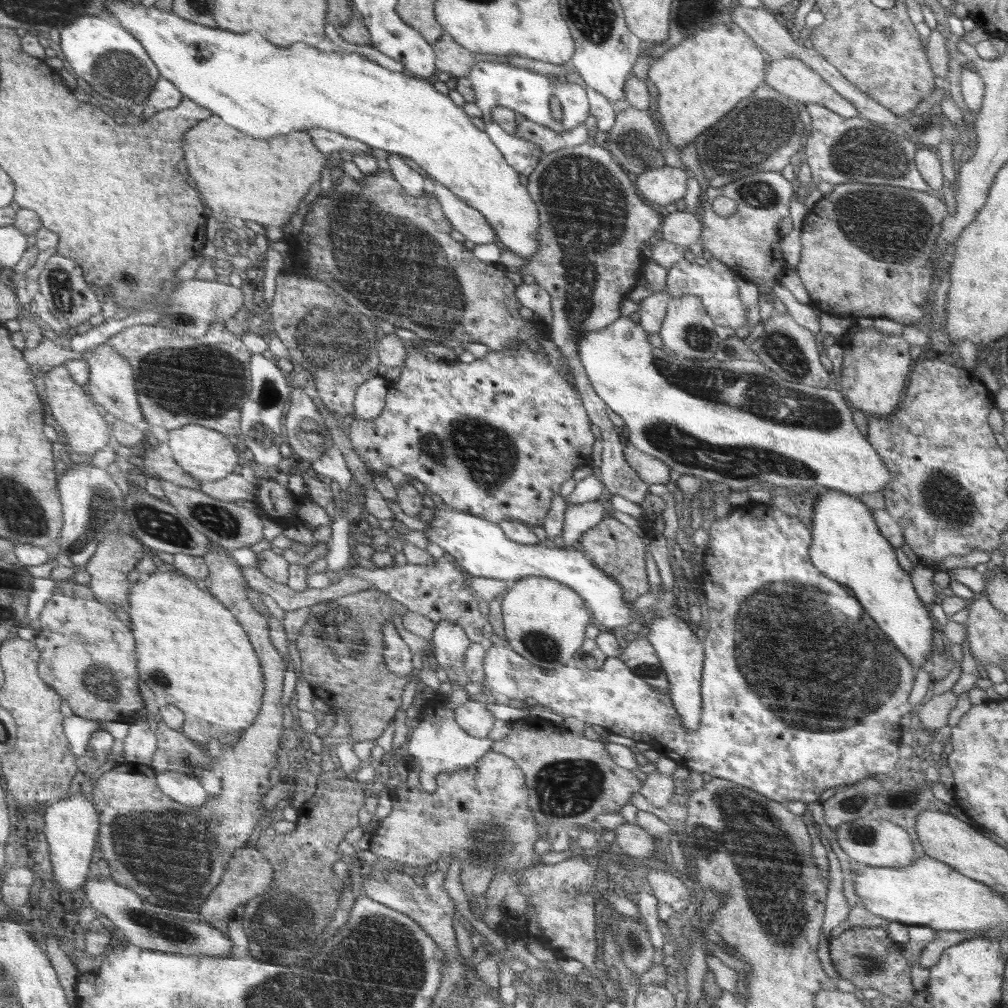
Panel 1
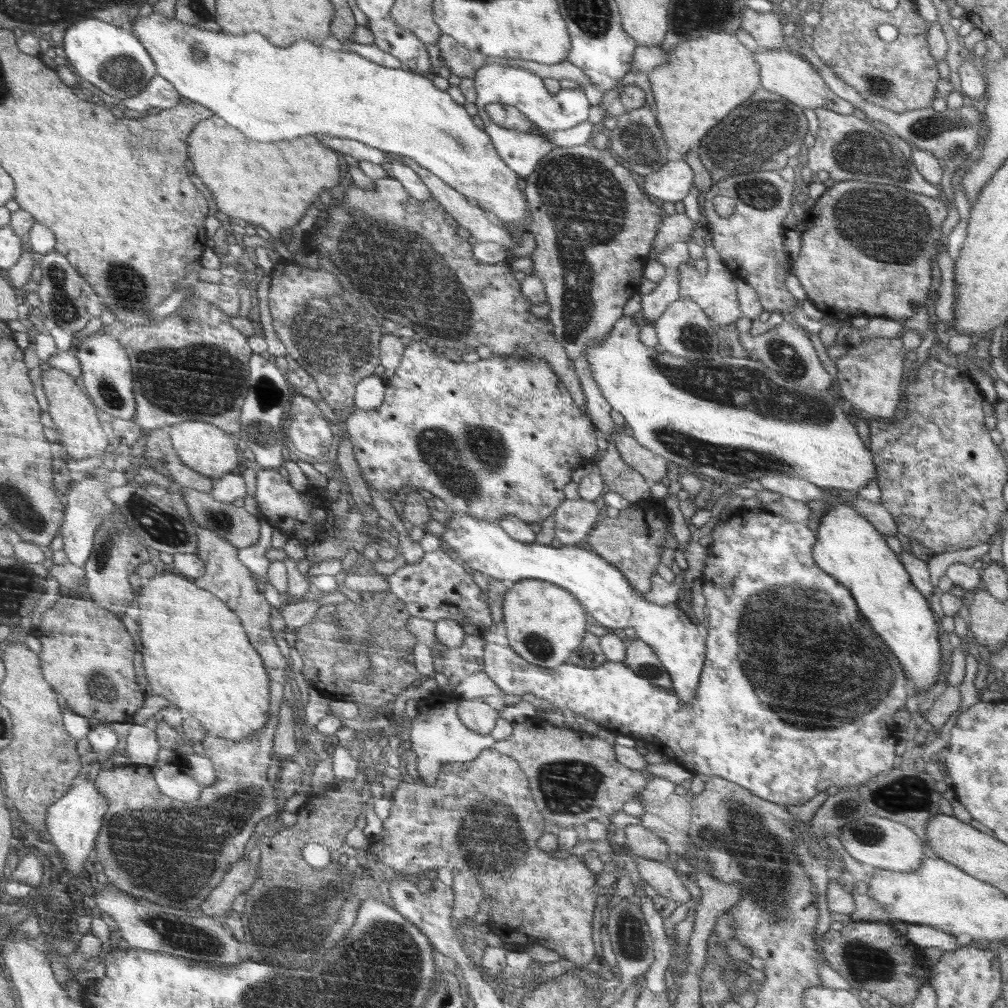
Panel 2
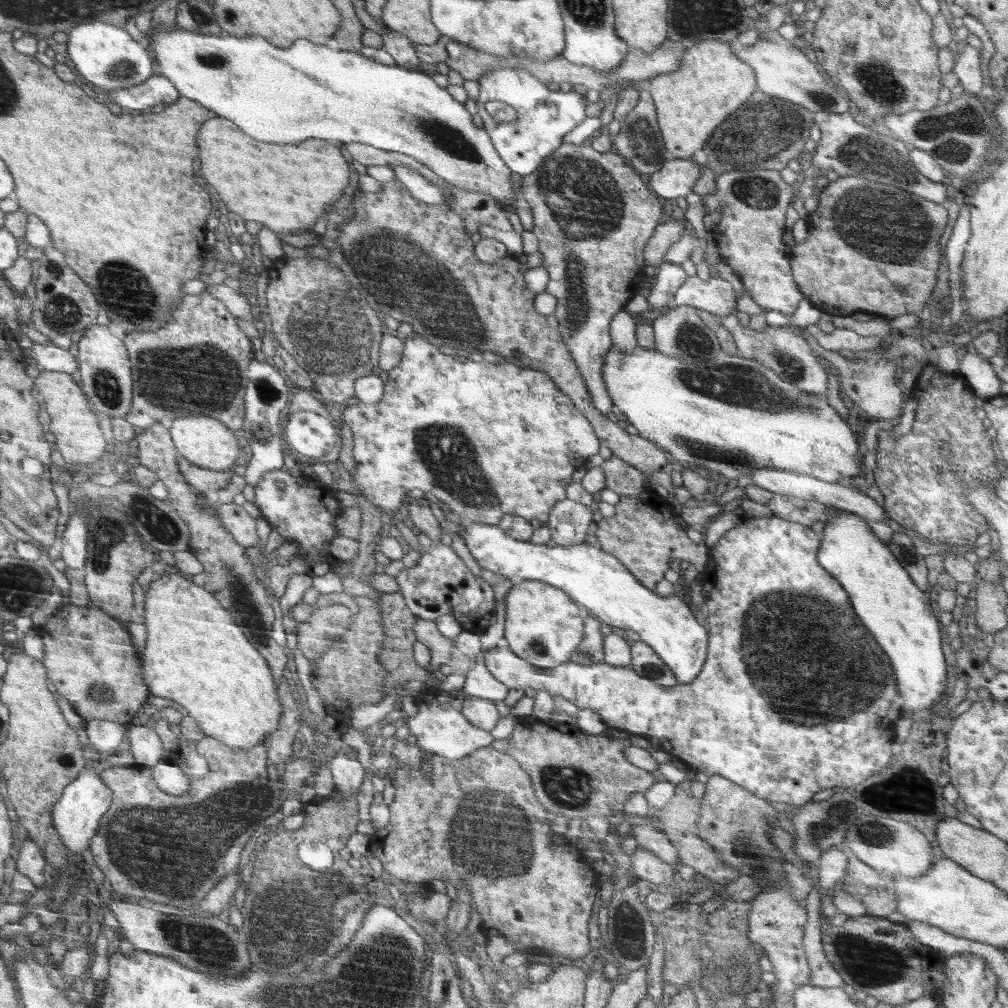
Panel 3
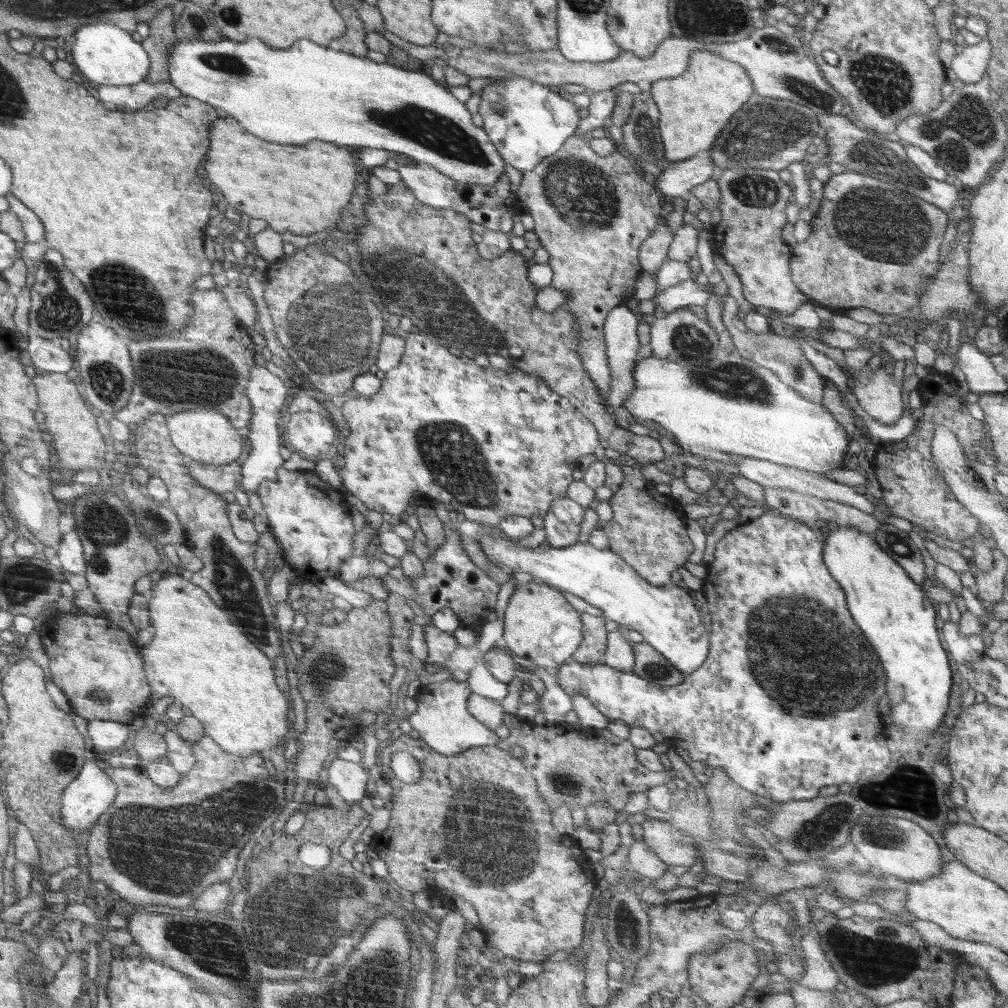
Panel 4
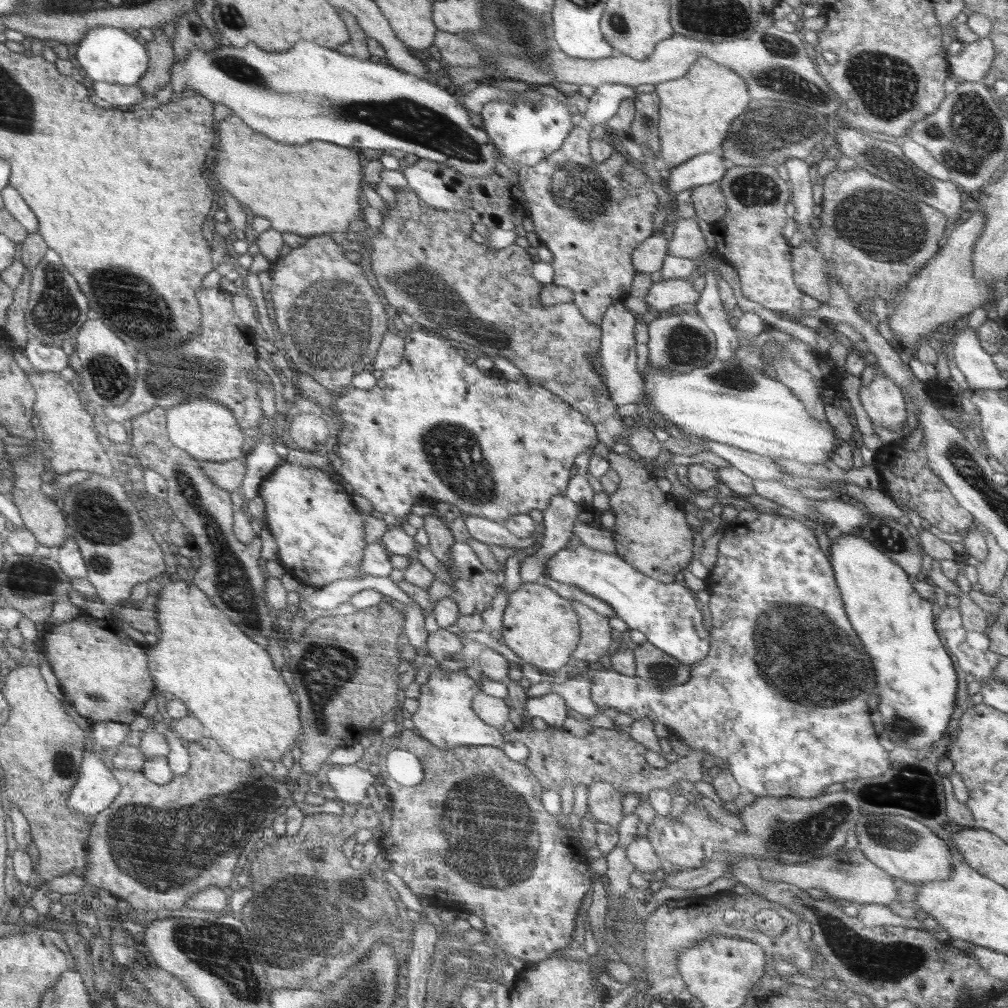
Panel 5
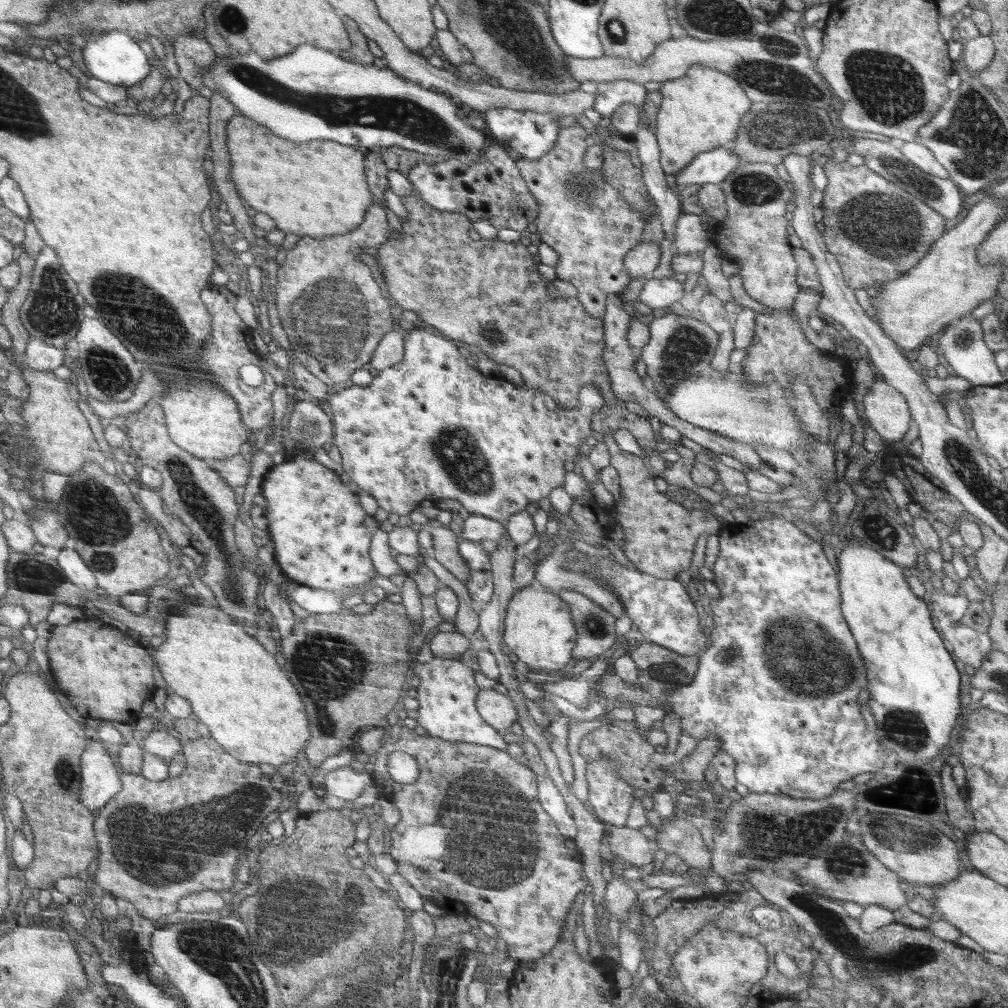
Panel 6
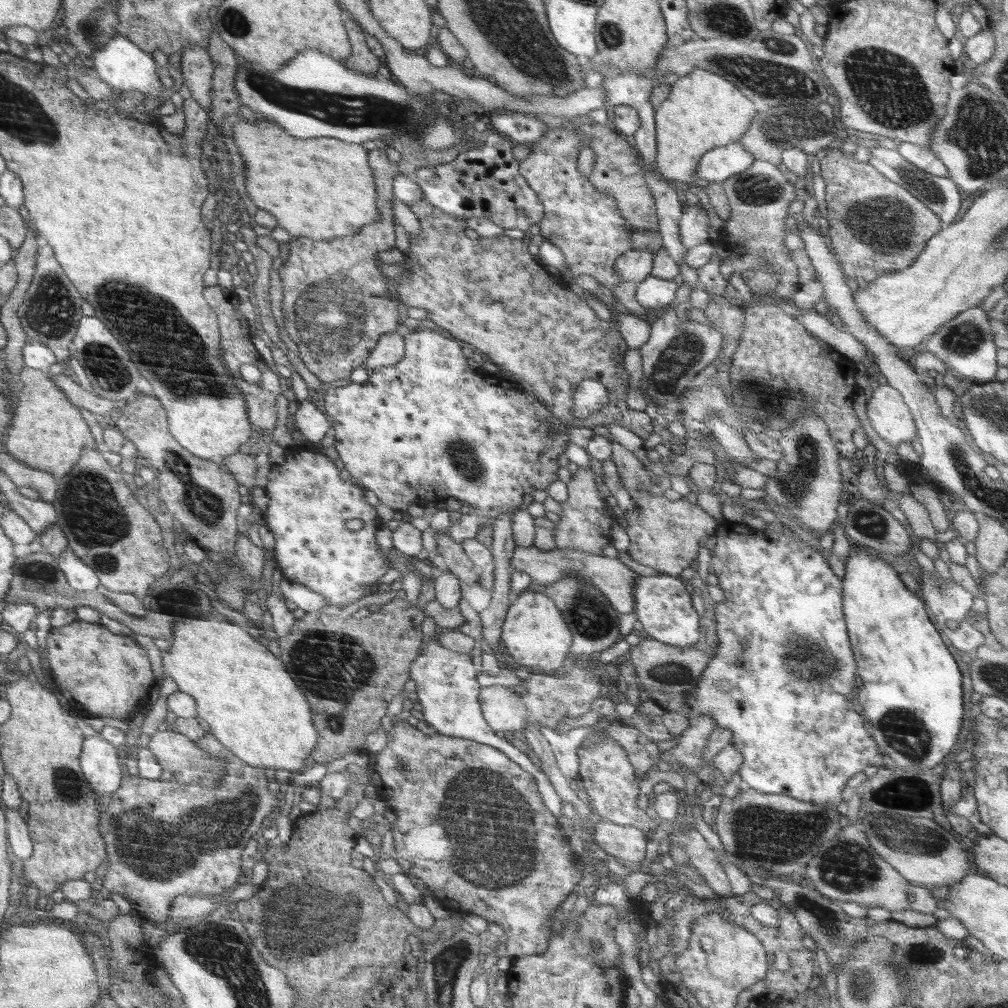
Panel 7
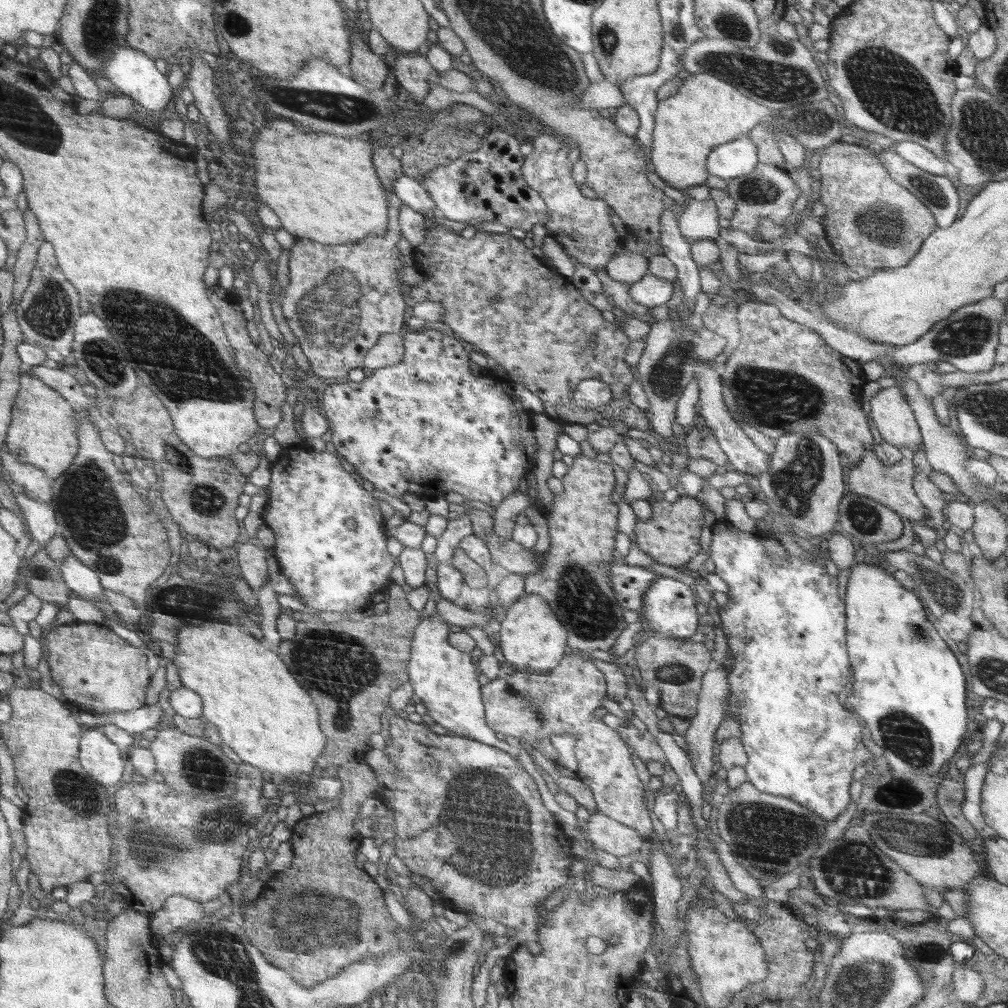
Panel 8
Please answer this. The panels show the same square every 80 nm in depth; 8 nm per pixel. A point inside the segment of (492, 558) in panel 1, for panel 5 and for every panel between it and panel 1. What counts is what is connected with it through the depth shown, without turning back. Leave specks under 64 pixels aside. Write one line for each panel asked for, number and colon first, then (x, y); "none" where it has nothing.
2: (484, 546)
3: (599, 581)
4: (668, 620)
5: (665, 613)

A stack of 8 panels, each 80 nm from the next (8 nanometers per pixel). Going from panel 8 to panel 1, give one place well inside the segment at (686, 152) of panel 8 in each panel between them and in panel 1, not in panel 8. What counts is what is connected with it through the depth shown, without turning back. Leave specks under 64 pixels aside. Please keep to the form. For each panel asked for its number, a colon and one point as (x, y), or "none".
1: (709, 74)
2: (704, 80)
3: (710, 84)
4: (694, 107)
5: (696, 111)
6: (701, 111)
7: (702, 111)

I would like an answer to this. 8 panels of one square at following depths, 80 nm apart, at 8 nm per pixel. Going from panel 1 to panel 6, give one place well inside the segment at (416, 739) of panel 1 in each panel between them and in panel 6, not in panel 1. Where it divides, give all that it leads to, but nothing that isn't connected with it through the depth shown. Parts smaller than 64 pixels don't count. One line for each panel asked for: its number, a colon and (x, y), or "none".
2: (437, 734)
3: (440, 727)
4: (442, 720)
5: (445, 716)
6: (447, 695)

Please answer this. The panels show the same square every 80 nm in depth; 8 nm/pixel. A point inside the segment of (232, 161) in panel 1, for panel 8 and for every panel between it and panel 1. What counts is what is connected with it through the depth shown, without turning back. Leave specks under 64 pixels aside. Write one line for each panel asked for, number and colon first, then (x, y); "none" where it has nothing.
2: (270, 184)
3: (284, 187)
4: (301, 189)
5: (309, 190)
6: (319, 188)
7: (321, 188)
8: (322, 187)

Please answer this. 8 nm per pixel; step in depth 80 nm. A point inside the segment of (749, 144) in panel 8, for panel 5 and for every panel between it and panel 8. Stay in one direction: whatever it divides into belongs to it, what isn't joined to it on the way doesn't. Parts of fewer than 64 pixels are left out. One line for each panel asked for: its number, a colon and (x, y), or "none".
5: (706, 168)
6: (714, 166)
7: (719, 164)

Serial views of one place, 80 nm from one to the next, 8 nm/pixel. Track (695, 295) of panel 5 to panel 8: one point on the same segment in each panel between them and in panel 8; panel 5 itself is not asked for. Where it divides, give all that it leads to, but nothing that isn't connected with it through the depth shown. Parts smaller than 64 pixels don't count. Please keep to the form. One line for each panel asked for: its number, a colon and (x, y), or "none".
6: (663, 293)
7: (651, 293)
8: (650, 291)

